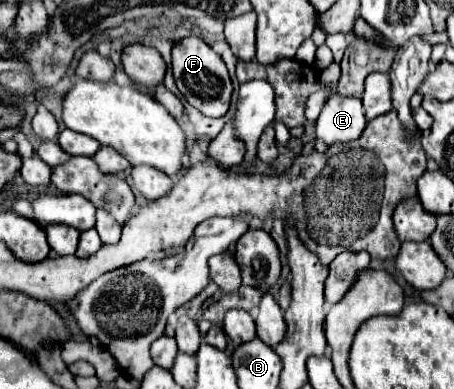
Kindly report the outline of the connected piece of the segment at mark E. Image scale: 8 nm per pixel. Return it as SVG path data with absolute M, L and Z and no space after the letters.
M333 94L315 122L315 138L327 146L347 144L361 138L365 124L365 110L359 98Z

